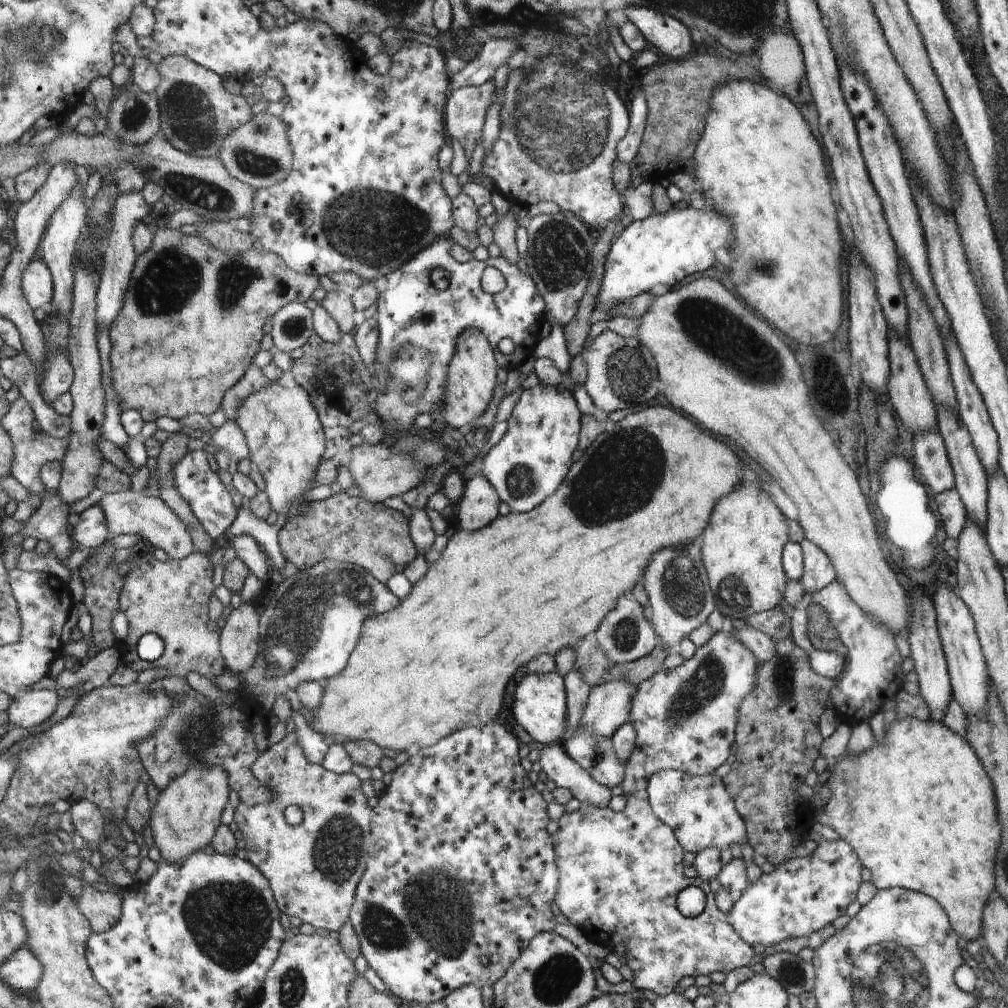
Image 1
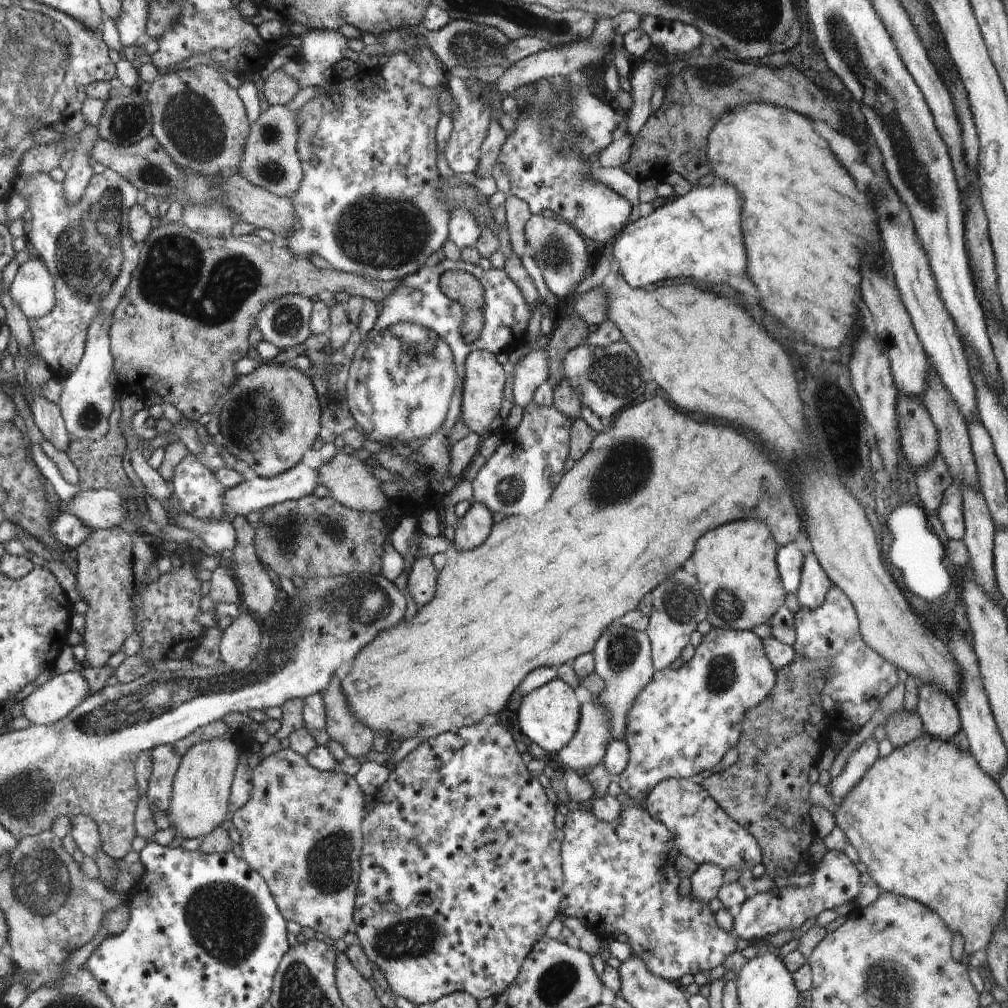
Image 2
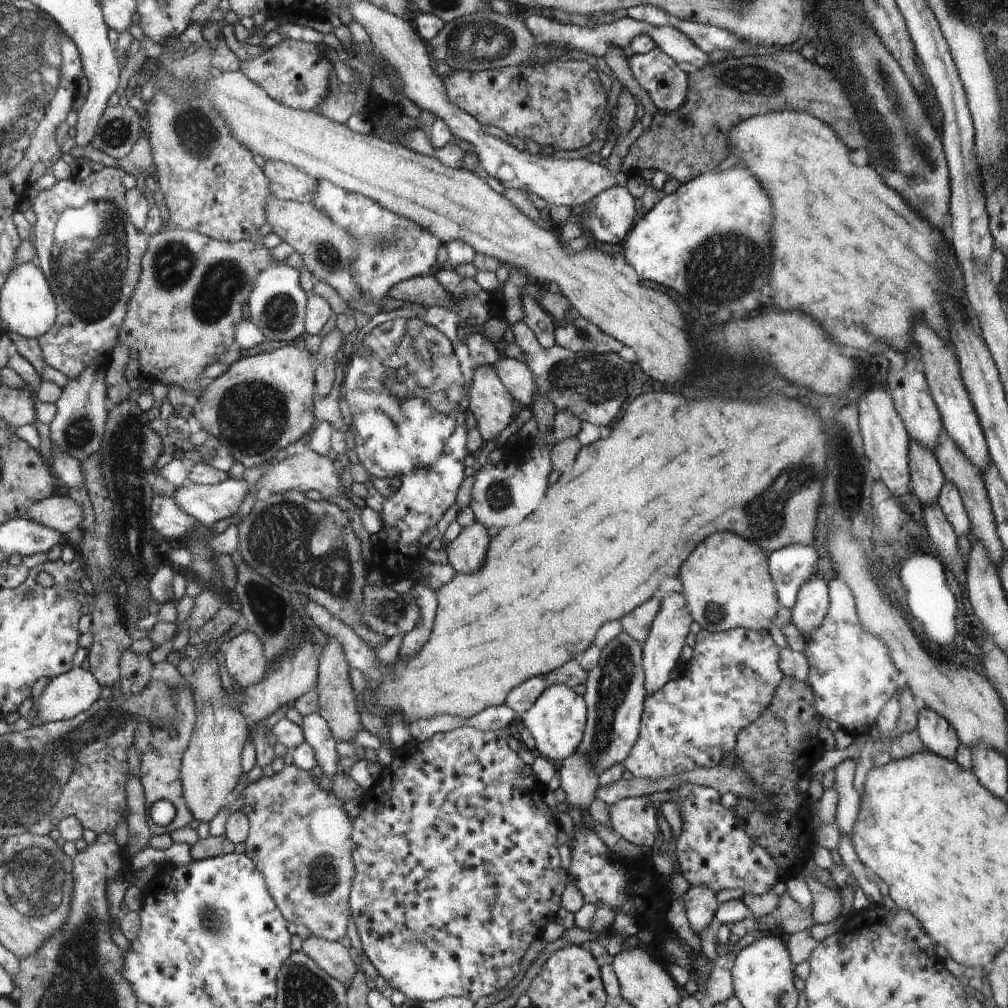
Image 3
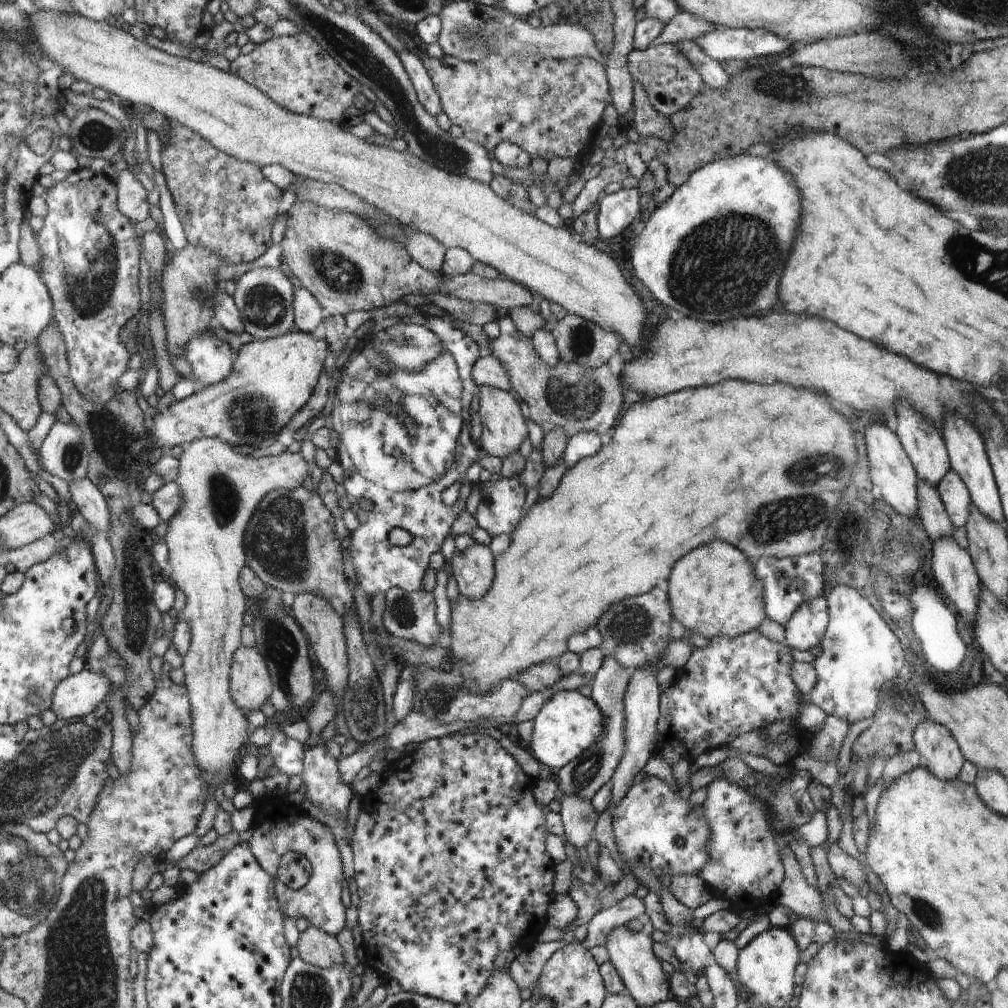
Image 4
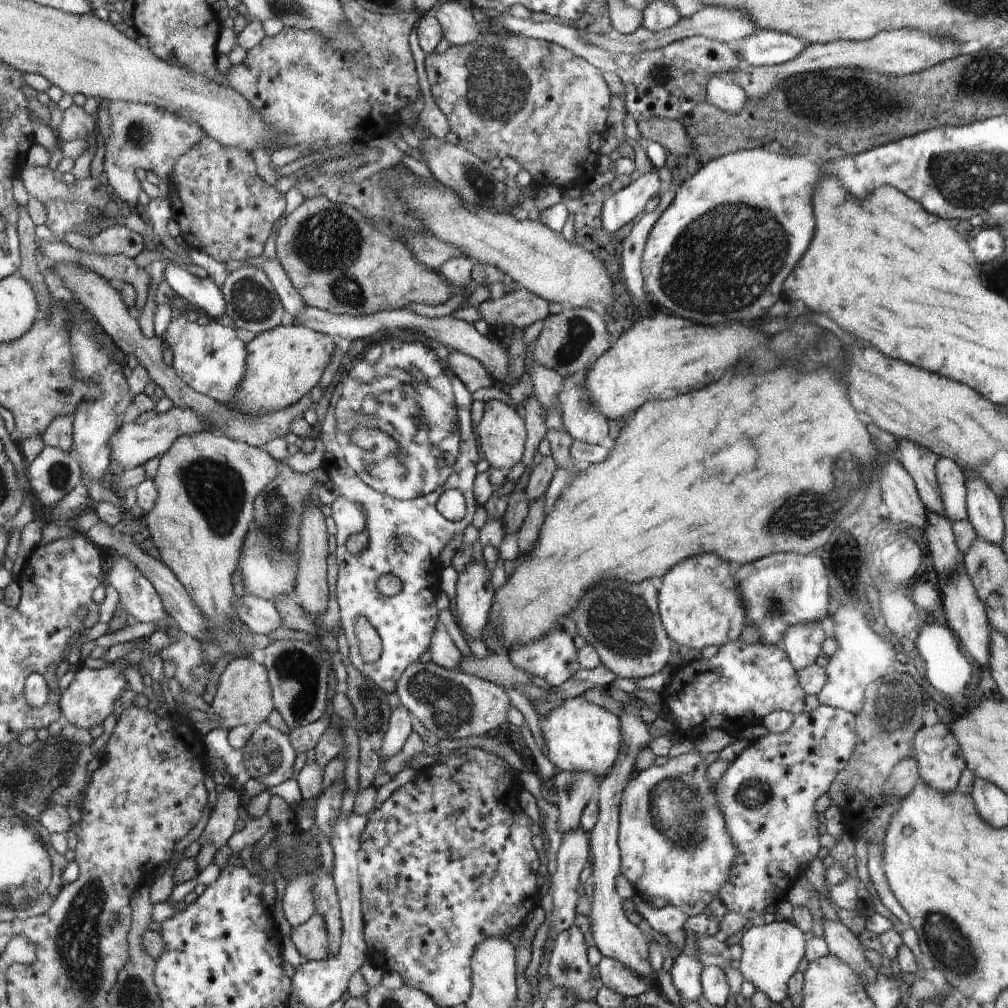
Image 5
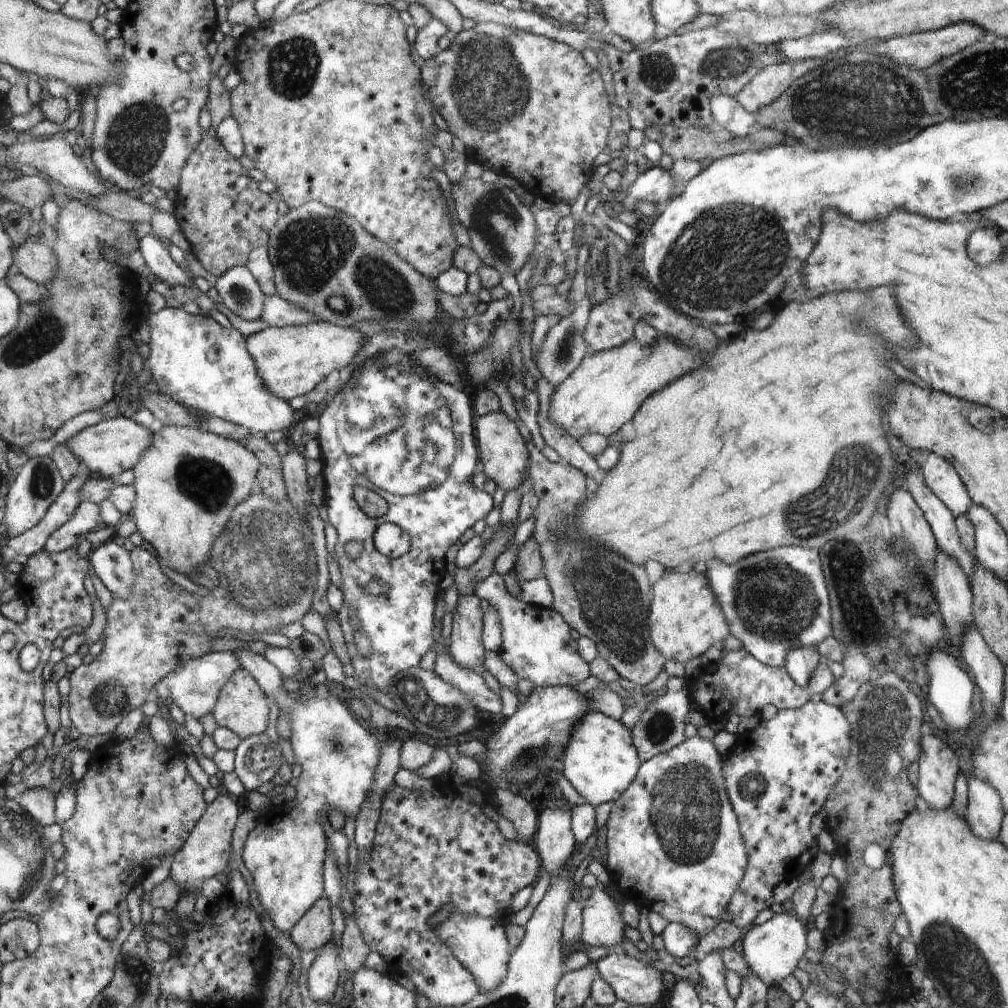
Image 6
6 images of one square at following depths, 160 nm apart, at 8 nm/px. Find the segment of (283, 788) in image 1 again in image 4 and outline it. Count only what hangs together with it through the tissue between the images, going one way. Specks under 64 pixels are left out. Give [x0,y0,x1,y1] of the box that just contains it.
[249,812,346,936]

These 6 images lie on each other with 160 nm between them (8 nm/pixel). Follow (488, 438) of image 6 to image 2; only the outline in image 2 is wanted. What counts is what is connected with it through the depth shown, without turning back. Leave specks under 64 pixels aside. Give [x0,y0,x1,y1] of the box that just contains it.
[462,350,504,439]

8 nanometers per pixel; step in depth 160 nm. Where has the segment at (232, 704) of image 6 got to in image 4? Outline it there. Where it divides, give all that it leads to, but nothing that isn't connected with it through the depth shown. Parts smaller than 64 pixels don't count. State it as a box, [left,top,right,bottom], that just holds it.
[230,645,274,713]

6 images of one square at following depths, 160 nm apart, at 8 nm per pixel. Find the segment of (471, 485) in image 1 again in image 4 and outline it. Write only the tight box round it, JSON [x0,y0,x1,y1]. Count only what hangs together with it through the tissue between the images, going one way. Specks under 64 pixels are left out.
[447,541,496,599]

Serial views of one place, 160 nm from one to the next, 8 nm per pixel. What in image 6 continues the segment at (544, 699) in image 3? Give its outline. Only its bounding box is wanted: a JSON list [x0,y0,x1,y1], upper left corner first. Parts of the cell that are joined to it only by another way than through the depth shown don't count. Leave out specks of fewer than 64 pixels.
[562,711,641,808]

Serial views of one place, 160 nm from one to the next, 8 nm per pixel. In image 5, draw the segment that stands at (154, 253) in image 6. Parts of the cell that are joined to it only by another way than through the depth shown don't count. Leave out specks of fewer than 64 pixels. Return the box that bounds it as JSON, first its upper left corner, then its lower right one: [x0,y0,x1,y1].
[164,261,226,317]

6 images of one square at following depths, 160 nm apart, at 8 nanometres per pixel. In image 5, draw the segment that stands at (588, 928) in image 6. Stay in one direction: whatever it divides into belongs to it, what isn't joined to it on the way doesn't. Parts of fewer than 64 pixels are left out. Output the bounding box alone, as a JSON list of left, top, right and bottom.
[588,703,652,979]

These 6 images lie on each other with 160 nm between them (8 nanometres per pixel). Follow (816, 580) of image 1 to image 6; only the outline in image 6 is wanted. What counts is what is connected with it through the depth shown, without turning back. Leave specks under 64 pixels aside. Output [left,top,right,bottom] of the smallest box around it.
[785,646,822,688]

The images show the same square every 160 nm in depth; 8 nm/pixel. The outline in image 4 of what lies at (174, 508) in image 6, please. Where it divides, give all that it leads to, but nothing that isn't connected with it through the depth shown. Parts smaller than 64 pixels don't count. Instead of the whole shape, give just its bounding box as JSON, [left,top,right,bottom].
[164,437,310,785]

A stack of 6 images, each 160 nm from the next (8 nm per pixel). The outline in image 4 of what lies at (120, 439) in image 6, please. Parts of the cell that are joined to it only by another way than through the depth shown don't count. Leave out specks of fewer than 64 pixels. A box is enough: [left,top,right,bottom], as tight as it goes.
[150,332,328,454]

